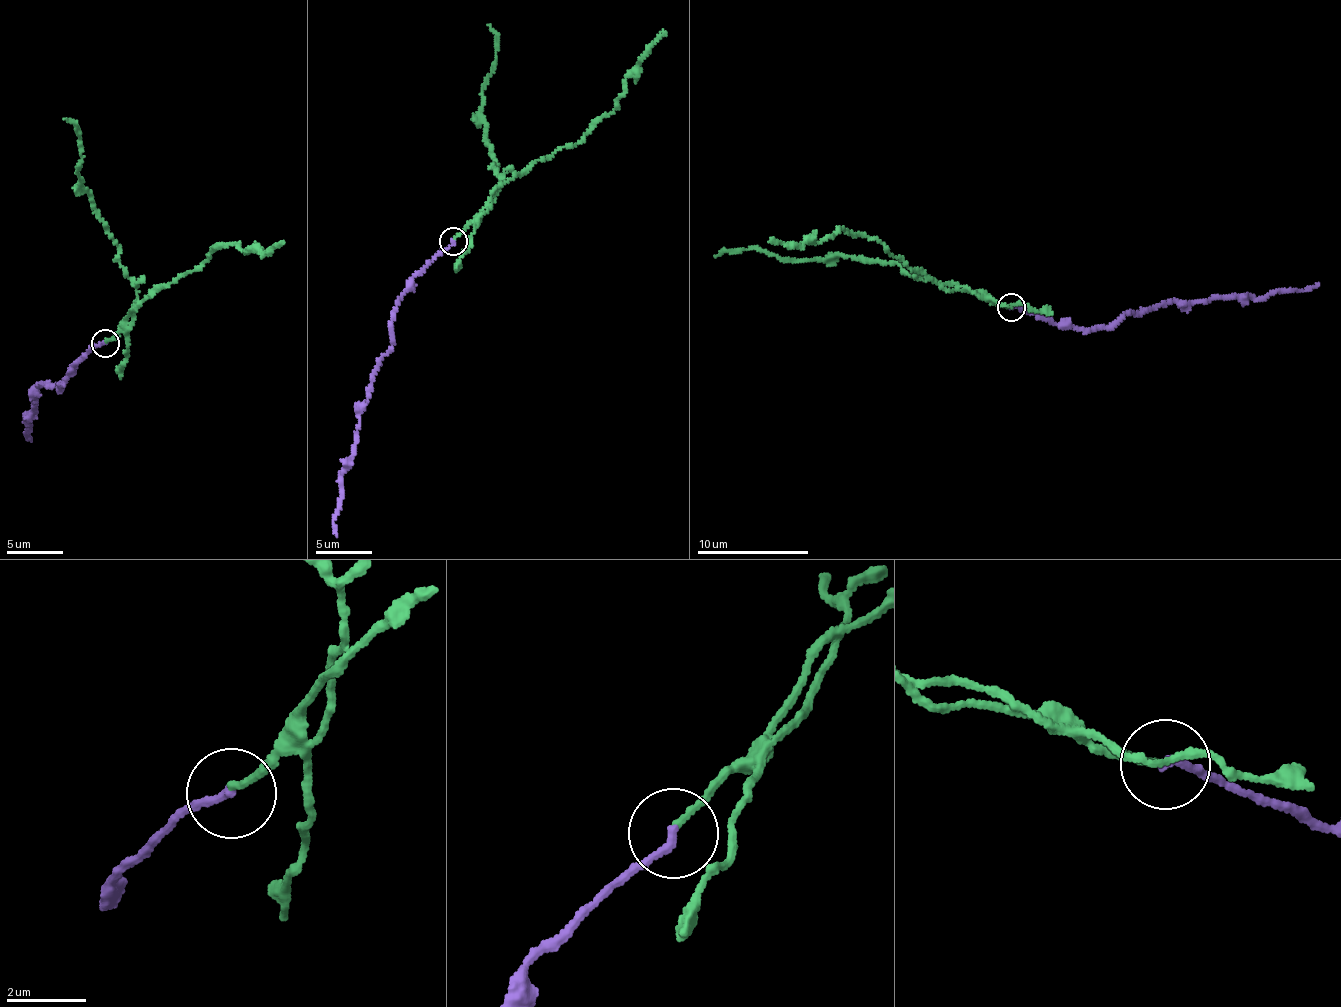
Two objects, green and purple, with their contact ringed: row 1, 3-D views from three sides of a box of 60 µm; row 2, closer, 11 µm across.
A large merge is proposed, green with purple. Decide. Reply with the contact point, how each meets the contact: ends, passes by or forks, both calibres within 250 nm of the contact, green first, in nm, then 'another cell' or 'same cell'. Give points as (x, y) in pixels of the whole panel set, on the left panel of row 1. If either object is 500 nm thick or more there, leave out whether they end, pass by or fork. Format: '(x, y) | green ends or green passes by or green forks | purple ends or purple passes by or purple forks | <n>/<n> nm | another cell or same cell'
(105, 343) | green ends | purple ends | 150/220 nm | another cell

